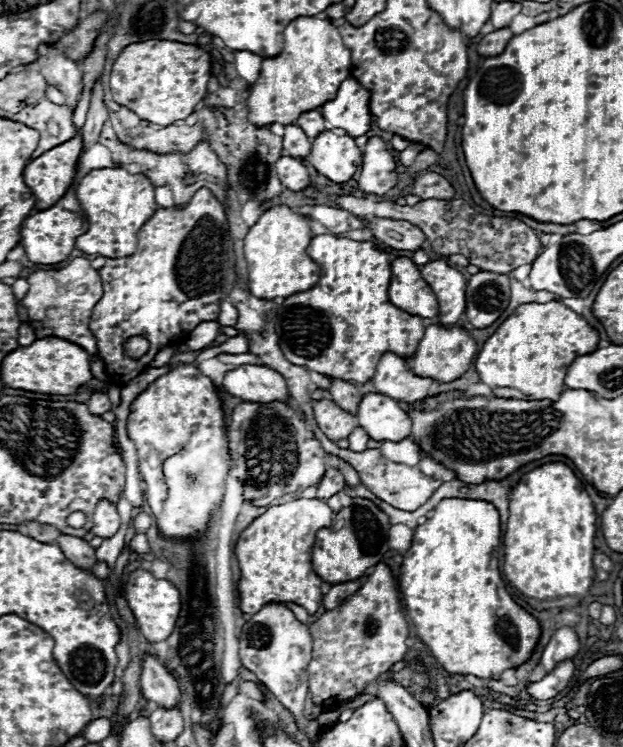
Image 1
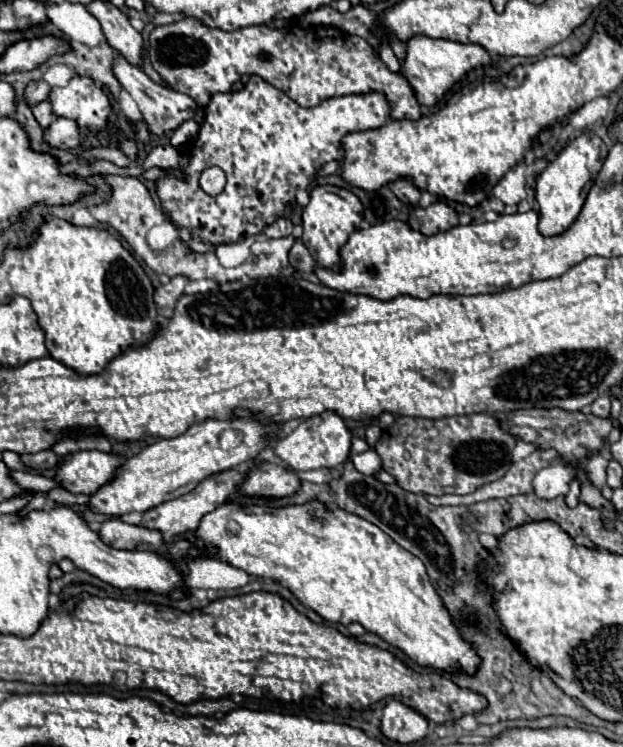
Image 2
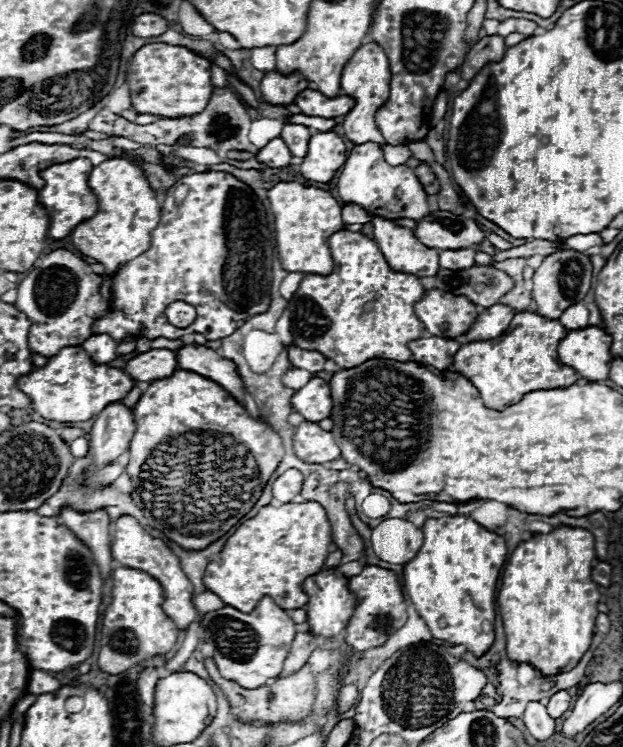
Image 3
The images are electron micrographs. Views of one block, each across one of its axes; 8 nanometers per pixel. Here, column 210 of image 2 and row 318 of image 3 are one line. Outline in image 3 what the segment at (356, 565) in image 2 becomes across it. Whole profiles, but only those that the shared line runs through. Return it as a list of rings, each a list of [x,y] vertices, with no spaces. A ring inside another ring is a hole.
[[[516,312],[508,330],[486,342],[462,344],[454,354],[452,370],[470,378],[482,394],[482,402],[494,410],[504,410],[532,390],[552,390],[572,386],[580,374],[558,360],[558,344],[566,338],[566,328],[558,320],[548,320],[534,312]]]

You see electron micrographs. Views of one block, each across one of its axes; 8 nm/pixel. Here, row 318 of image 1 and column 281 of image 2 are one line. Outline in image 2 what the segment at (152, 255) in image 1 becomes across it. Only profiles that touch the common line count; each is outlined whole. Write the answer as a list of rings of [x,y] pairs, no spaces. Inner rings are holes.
[[[252,76],[250,82],[248,82],[242,90],[238,90],[238,92],[226,92],[226,94],[220,94],[220,92],[218,92],[218,94],[214,94],[214,96],[210,98],[210,102],[204,106],[204,114],[206,114],[206,116],[204,116],[204,124],[200,126],[200,132],[198,132],[198,136],[196,136],[196,140],[194,140],[194,150],[188,152],[188,154],[190,154],[190,166],[188,166],[188,168],[182,168],[182,170],[168,170],[168,174],[166,174],[164,178],[156,180],[156,192],[158,192],[158,198],[160,198],[162,208],[164,208],[164,210],[170,210],[168,216],[170,216],[170,220],[172,220],[172,224],[174,224],[176,228],[188,230],[190,234],[200,236],[200,238],[204,240],[206,246],[214,248],[214,246],[218,246],[218,244],[222,244],[222,242],[238,242],[238,240],[254,238],[256,234],[262,232],[262,228],[264,228],[266,224],[272,224],[276,218],[288,218],[292,206],[296,204],[296,202],[294,202],[296,190],[300,190],[300,188],[302,188],[302,190],[308,190],[310,184],[314,184],[316,172],[318,172],[318,168],[320,168],[322,164],[332,162],[332,160],[340,160],[340,158],[344,156],[344,150],[342,150],[342,144],[340,144],[340,142],[342,142],[342,136],[346,136],[348,132],[364,132],[364,130],[374,130],[374,128],[384,126],[384,124],[390,120],[390,104],[388,104],[388,100],[386,100],[386,96],[384,96],[382,92],[368,92],[368,94],[348,94],[348,96],[328,98],[328,100],[324,100],[324,102],[322,102],[320,106],[316,106],[316,108],[302,108],[302,106],[298,106],[292,98],[288,98],[282,90],[270,86],[268,82],[264,82],[264,80],[258,78],[258,76]],[[210,166],[218,166],[220,170],[224,170],[224,174],[226,174],[226,178],[228,178],[226,188],[224,188],[216,198],[214,198],[214,196],[208,196],[208,194],[200,188],[200,184],[198,184],[198,178],[200,178],[202,170],[206,170],[206,168],[210,168]],[[180,172],[186,172],[186,174],[188,174],[188,182],[184,182],[184,180],[178,178]]]

